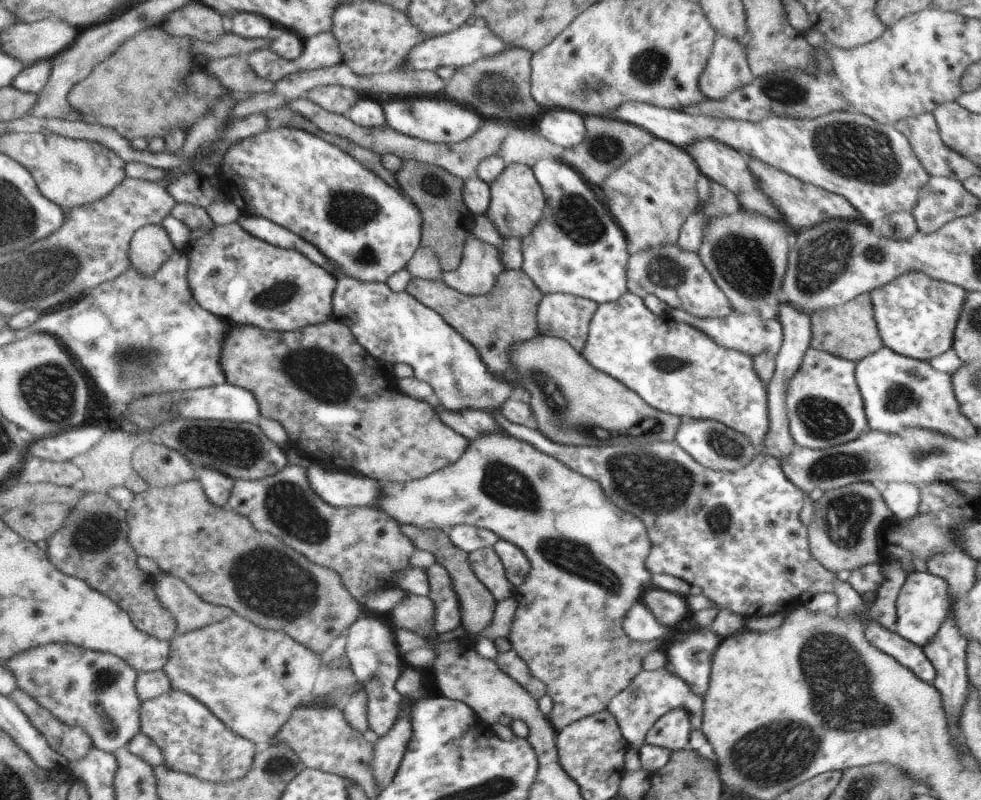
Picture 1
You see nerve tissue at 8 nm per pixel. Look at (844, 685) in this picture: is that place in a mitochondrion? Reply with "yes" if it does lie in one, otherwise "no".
yes

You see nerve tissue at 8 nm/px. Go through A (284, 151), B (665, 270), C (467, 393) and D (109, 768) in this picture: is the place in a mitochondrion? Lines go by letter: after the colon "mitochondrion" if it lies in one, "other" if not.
A: other
B: mitochondrion
C: mitochondrion
D: other

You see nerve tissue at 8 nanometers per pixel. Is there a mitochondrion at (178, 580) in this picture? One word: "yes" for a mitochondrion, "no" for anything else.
no

